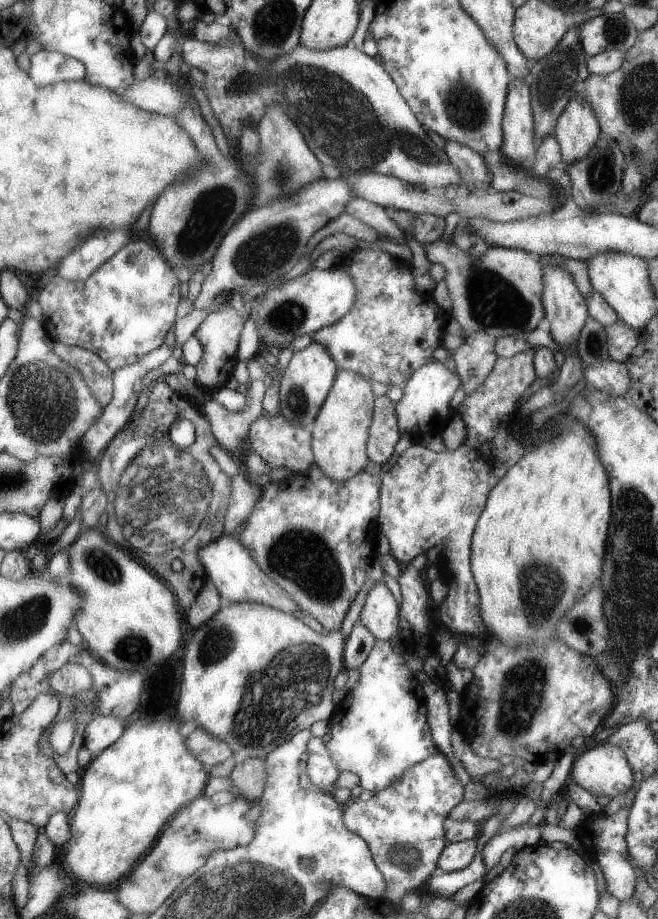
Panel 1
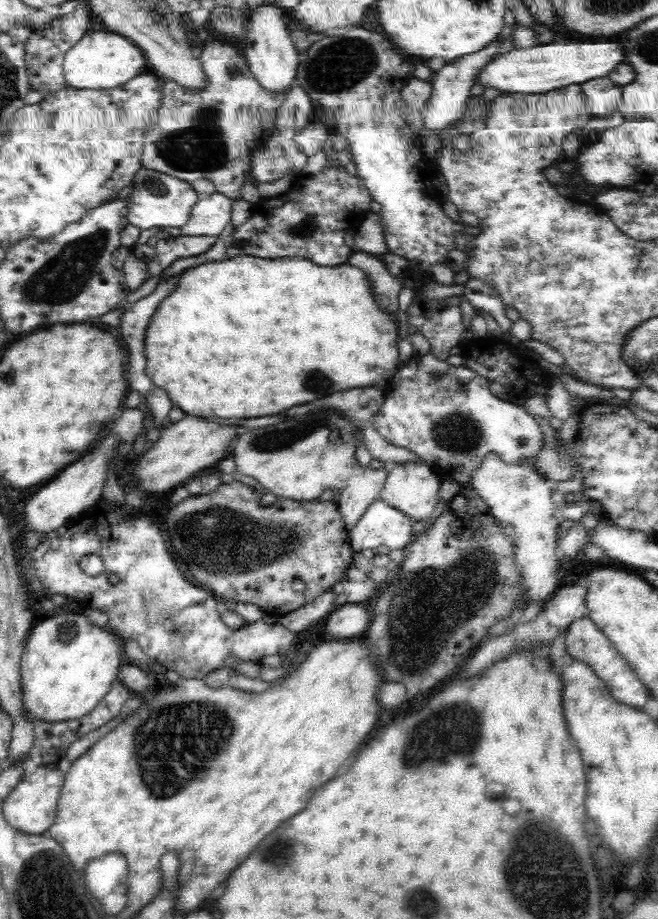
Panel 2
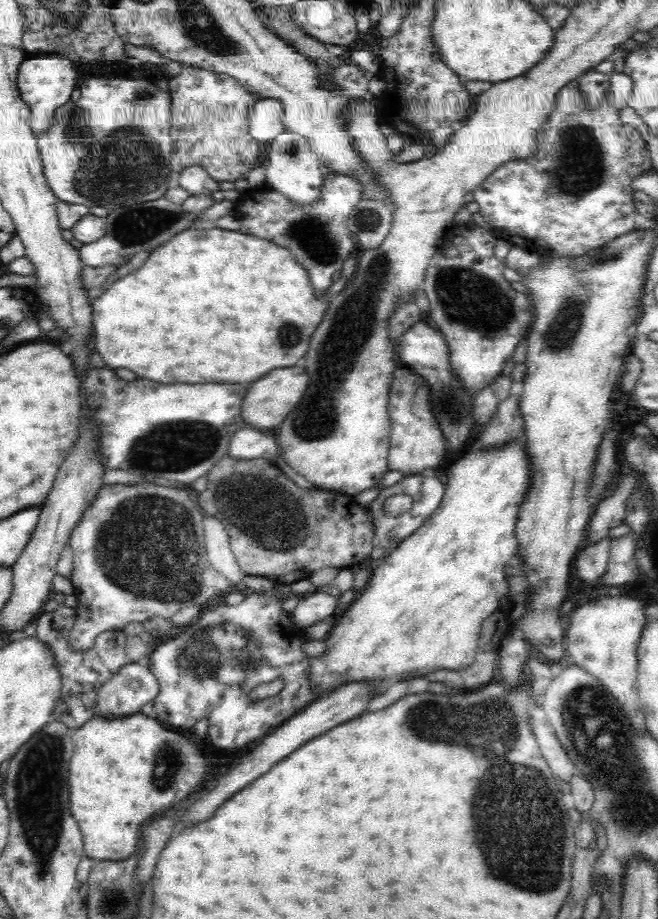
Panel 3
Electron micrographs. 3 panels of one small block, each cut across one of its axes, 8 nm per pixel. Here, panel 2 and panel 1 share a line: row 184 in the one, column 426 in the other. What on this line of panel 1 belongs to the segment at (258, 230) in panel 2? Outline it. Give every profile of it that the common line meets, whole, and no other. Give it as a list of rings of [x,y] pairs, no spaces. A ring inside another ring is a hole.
[[[377,245],[342,253],[340,264],[343,271],[354,281],[356,289],[354,302],[340,320],[311,334],[312,340],[326,347],[338,368],[355,372],[369,380],[371,384],[379,381],[403,388],[418,367],[434,360],[432,352],[441,346],[450,315],[443,312],[432,295],[416,289],[414,274],[417,268],[413,264],[401,261]]]

